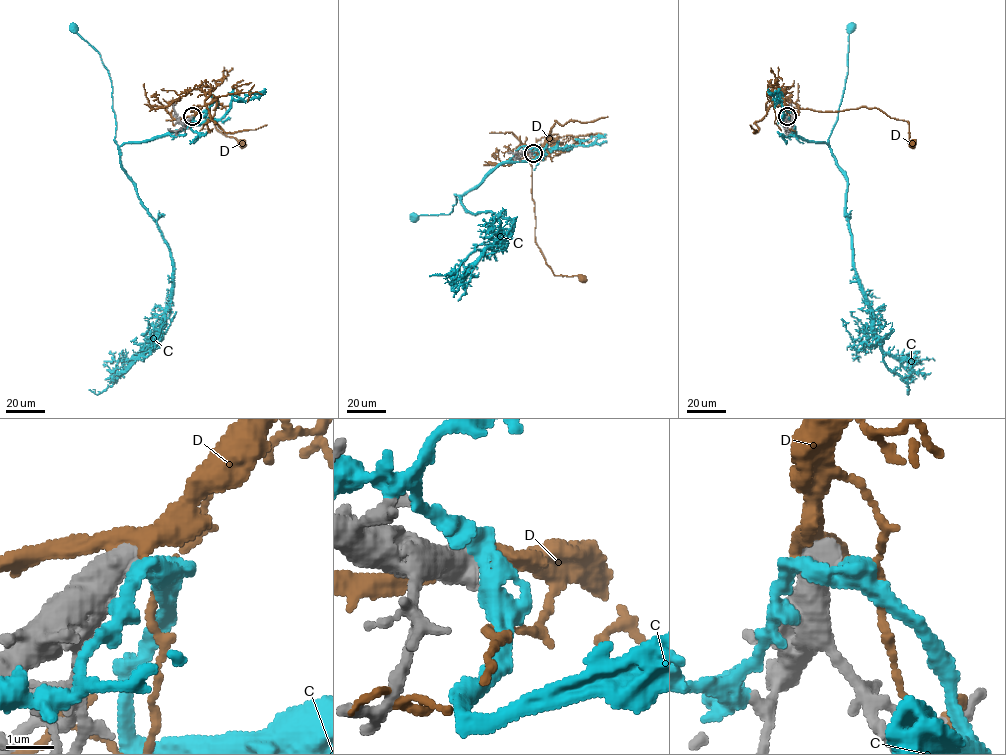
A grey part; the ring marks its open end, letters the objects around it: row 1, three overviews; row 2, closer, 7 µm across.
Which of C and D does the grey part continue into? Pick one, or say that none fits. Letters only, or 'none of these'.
none of these

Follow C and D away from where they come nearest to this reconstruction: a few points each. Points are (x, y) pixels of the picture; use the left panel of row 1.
C: (192, 116), (190, 126), (118, 146), (114, 138), (116, 122), (109, 72), (100, 54), (74, 26)
D: (192, 116), (198, 109), (194, 105), (191, 111), (194, 106), (219, 132), (242, 142)

